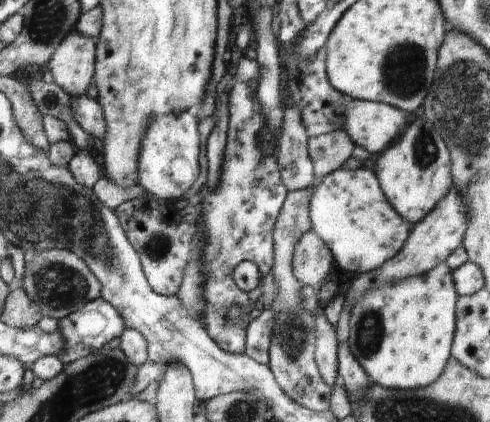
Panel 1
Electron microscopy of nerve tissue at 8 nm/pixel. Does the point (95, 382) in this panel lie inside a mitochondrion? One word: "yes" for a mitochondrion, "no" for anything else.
yes

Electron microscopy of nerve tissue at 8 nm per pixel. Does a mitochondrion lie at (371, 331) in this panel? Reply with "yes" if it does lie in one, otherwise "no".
yes

